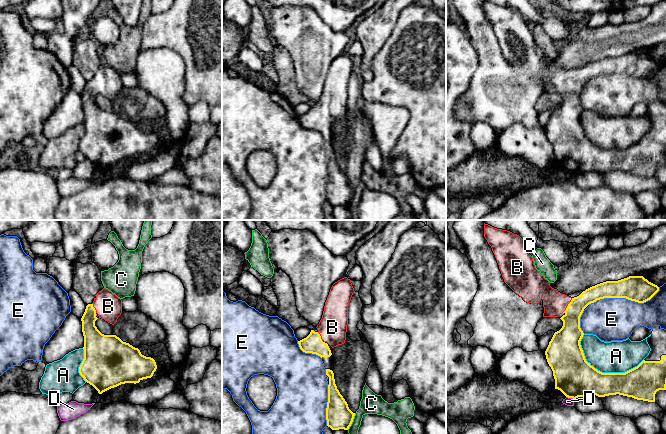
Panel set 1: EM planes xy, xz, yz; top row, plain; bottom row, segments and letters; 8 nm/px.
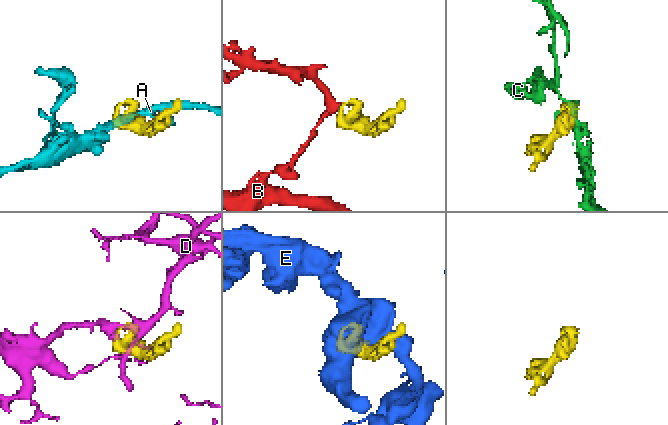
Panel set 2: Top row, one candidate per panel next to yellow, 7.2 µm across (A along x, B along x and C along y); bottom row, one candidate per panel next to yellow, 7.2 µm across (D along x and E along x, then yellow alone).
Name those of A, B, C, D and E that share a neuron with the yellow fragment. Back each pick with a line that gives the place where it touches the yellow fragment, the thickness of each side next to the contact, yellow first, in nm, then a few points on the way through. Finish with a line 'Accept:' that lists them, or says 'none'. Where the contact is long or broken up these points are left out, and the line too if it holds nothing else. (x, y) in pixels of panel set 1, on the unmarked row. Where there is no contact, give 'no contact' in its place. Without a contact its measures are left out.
B: contact yz (568, 81); calibres 190 and 190 nm; way yz (569, 112), (568, 81), (555, 79)
Accept: B

